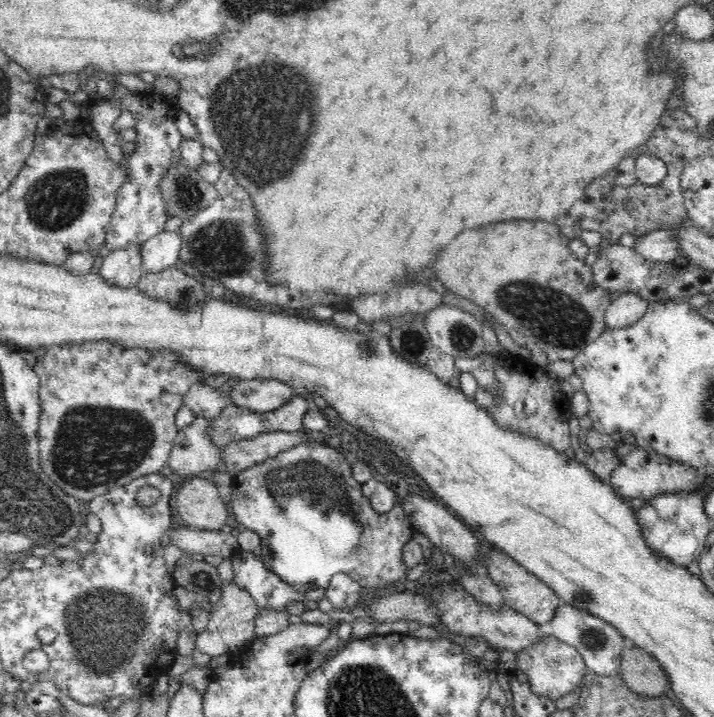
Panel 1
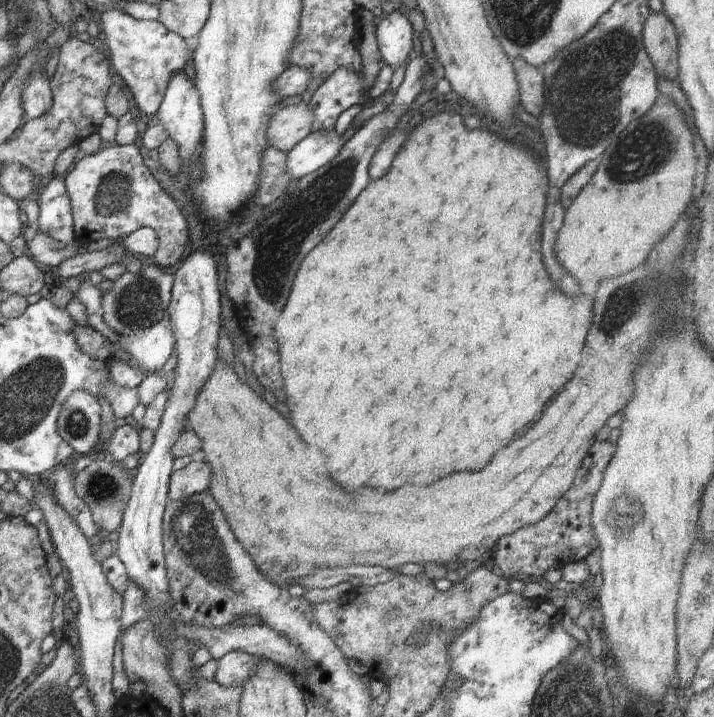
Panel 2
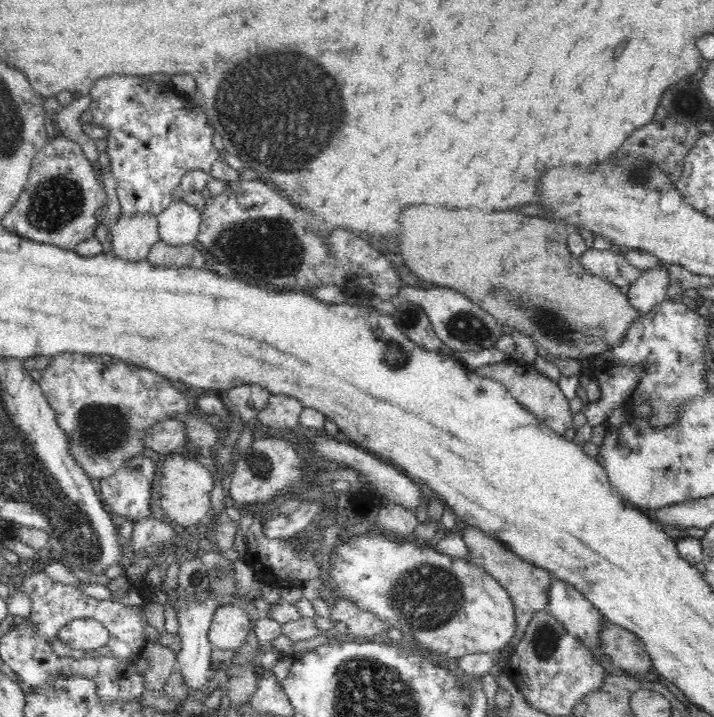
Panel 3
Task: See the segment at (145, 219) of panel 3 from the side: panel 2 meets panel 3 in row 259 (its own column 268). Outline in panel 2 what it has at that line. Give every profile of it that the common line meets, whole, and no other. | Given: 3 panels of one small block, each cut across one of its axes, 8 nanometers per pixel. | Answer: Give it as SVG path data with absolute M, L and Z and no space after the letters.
M308 104L289 105L270 118L266 140L270 142L270 147L289 151L314 131L313 126L314 112L308 108Z

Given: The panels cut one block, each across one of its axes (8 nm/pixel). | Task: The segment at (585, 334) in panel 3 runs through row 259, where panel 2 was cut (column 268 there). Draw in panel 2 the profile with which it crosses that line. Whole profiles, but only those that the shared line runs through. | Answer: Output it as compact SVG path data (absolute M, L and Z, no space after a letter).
M640 266L634 268L634 272L598 284L594 298L594 322L586 336L586 346L576 374L570 384L566 384L566 388L547 404L542 417L532 424L532 428L528 428L523 436L512 439L482 472L458 472L432 486L418 488L404 484L394 492L362 488L354 496L346 494L326 474L322 454L304 442L300 444L296 430L217 355L212 376L198 390L194 408L186 416L186 428L202 442L199 459L203 459L212 470L209 493L224 511L236 540L263 574L270 572L271 568L292 568L294 572L303 570L309 575L318 569L361 564L396 570L408 562L422 566L428 562L446 565L450 560L460 563L478 560L502 536L512 534L522 526L536 524L552 512L558 500L572 488L582 459L596 441L596 433L606 425L612 414L626 408L632 396L634 364L658 326L654 284L646 274L648 268Z

